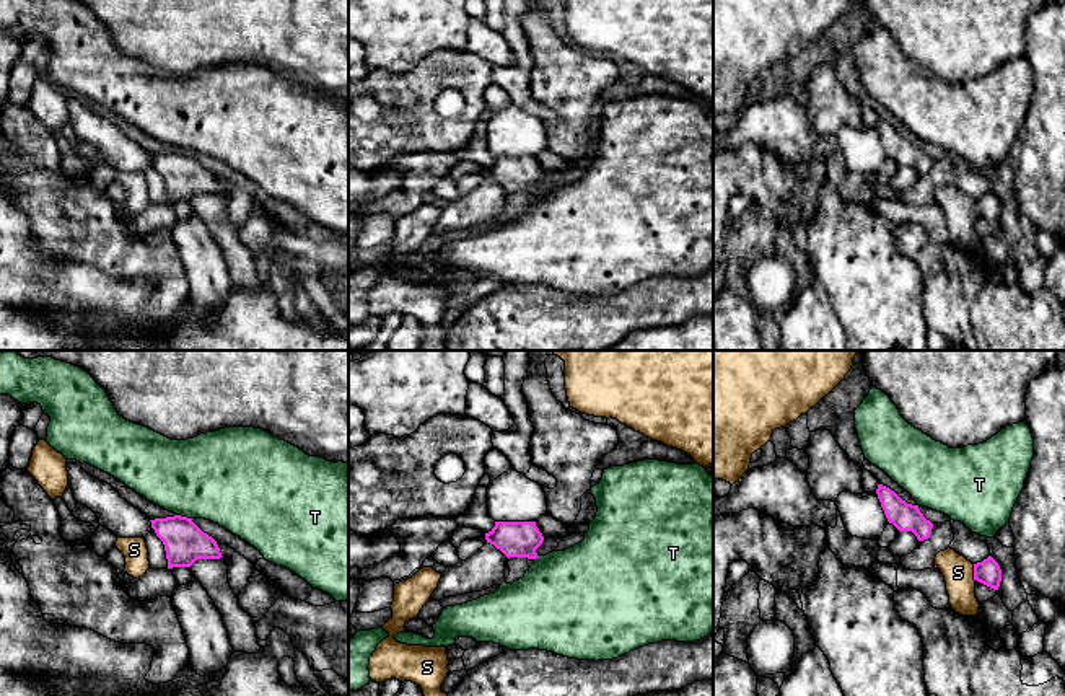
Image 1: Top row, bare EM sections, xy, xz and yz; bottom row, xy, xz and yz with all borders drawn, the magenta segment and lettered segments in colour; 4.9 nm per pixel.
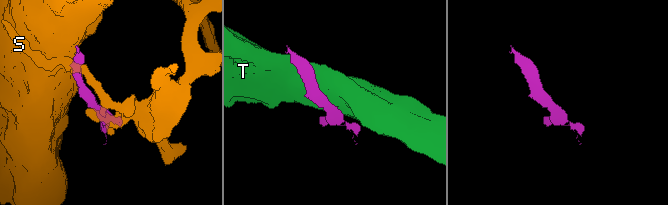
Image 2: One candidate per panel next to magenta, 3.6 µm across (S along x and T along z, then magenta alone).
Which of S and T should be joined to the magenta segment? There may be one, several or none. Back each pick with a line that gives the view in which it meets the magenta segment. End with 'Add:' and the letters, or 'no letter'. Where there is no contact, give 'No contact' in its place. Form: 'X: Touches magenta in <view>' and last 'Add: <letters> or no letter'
Add: no letter

